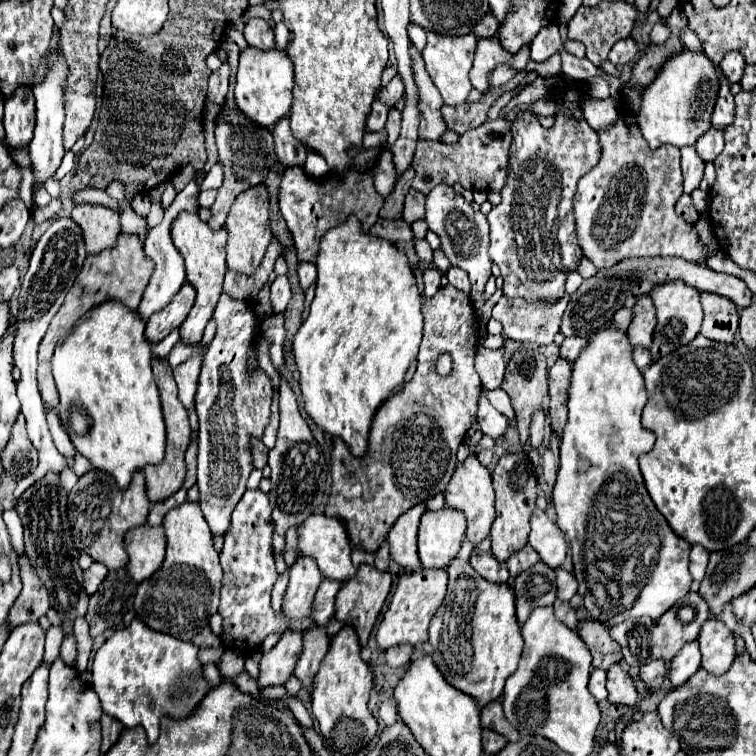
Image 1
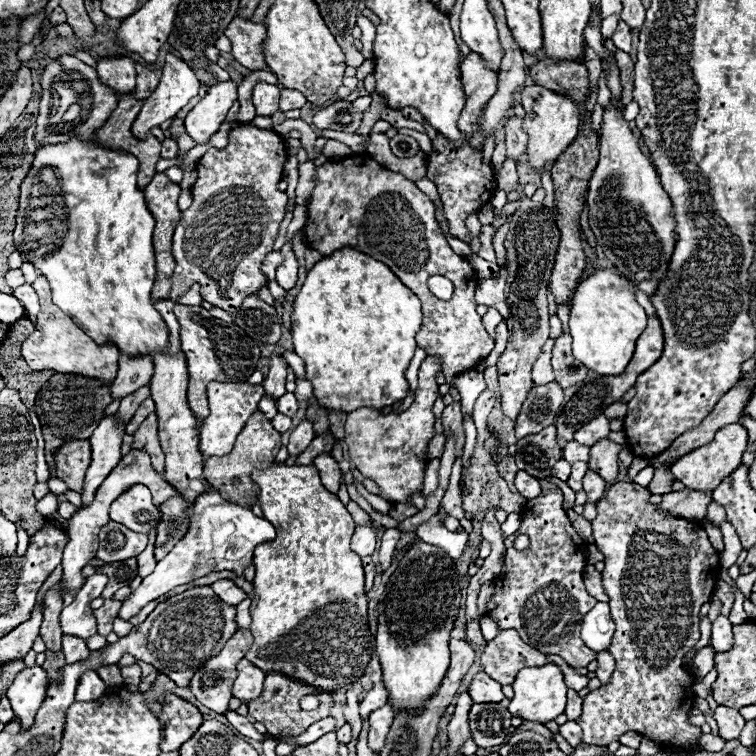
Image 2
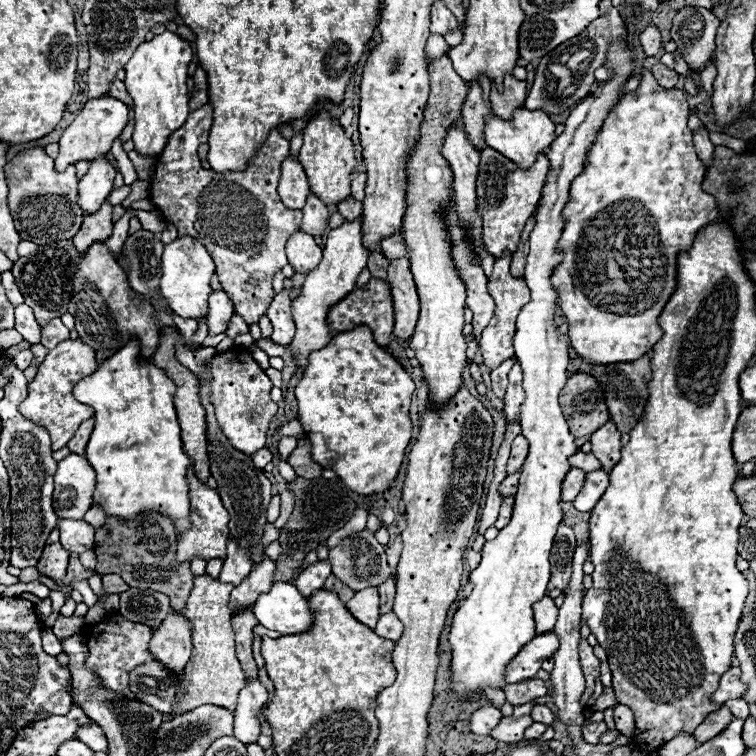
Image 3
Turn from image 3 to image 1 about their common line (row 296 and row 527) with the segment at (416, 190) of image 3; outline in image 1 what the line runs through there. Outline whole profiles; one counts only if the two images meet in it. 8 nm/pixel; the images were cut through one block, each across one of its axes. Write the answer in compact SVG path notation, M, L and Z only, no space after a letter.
M454 508L426 512L418 530L418 552L424 568L448 568L466 532L466 516Z

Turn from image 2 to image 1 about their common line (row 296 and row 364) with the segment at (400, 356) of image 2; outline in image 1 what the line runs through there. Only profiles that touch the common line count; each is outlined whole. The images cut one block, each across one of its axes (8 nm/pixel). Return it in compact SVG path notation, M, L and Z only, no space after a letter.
M350 216L338 228L328 230L320 242L316 296L308 318L292 338L292 352L300 372L300 390L304 410L314 424L328 436L340 438L352 456L366 456L368 432L380 404L412 380L416 372L416 354L422 340L422 298L404 252L384 238L372 238L362 232L356 216Z

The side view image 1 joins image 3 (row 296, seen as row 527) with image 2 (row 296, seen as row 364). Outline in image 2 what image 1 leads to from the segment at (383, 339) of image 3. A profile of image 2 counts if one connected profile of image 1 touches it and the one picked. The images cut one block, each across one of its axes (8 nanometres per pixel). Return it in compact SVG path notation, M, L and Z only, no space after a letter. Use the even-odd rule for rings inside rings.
M356 154L348 156L340 162L326 162L324 166L316 168L316 188L310 196L308 204L308 222L304 226L304 234L308 240L308 246L318 250L322 256L330 256L336 250L342 250L346 246L352 246L354 250L372 256L378 262L384 262L402 282L408 286L422 302L422 328L416 334L418 348L426 350L426 354L438 354L442 358L442 374L446 376L446 382L454 386L454 378L458 374L470 372L478 362L482 362L490 350L494 348L494 340L488 336L488 332L482 326L482 316L476 312L476 300L474 300L474 290L476 290L476 272L468 264L464 256L458 256L442 236L442 230L434 218L434 204L432 200L416 188L412 180L406 176L386 170L380 166L376 160ZM430 276L444 276L452 280L454 284L454 296L450 300L438 300L436 296L430 294L426 282Z

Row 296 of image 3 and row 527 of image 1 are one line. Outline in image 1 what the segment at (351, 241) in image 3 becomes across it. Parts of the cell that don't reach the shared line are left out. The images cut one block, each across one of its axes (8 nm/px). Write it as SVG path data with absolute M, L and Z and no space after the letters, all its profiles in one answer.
M312 514L308 516L308 520L302 522L302 526L298 526L298 546L296 546L298 556L310 556L316 560L320 572L324 578L328 580L338 580L338 582L346 582L356 574L356 568L352 566L350 554L352 554L352 546L350 540L346 536L344 530L344 522L336 520L336 518L328 518L324 514Z

